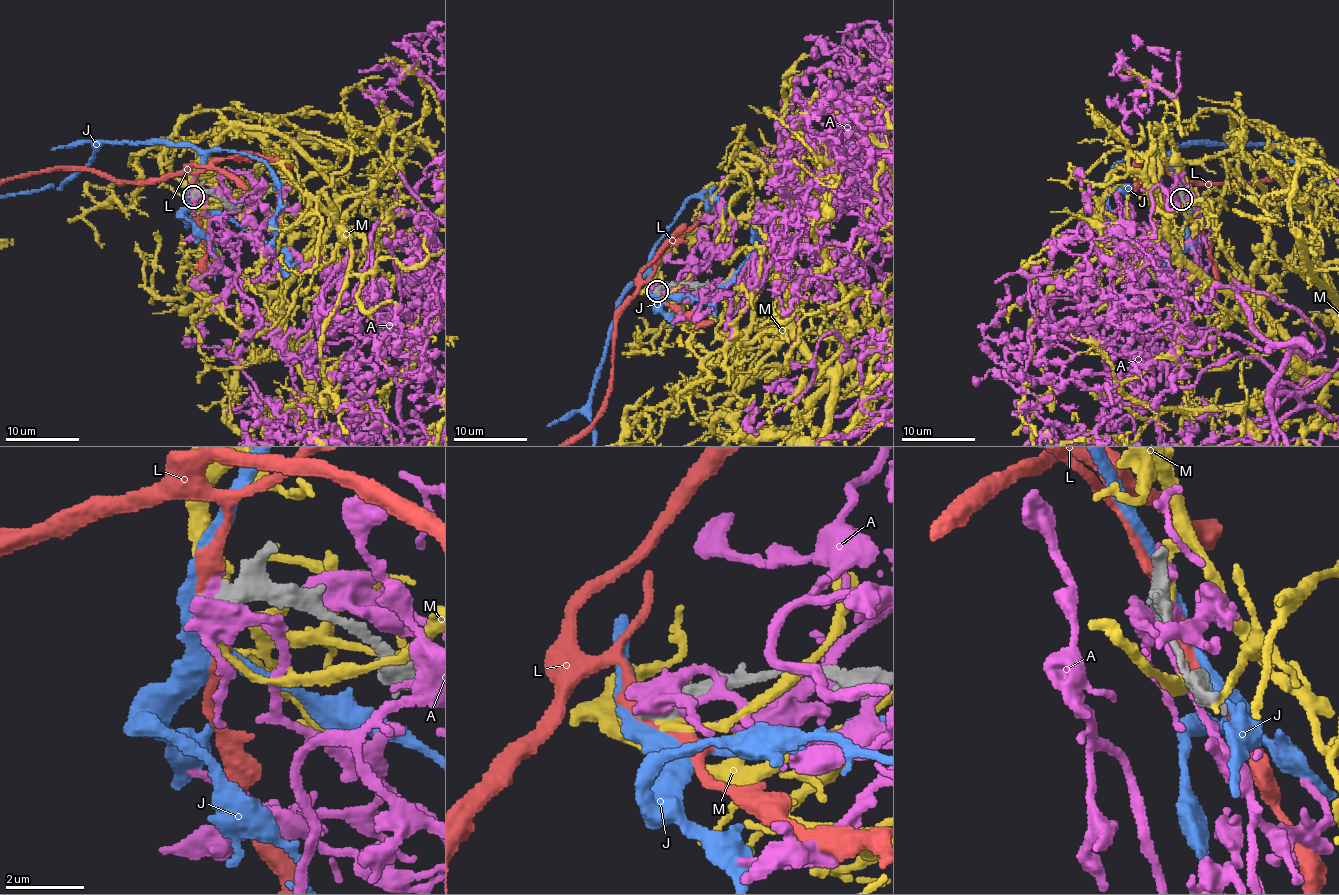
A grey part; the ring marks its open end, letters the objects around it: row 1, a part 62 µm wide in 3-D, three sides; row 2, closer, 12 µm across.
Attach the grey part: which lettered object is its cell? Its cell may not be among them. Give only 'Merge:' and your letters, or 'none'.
Merge: none

